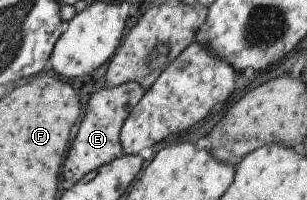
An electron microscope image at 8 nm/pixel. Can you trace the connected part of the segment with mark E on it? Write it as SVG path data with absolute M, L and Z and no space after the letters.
M129 81L116 87L104 87L104 90L99 90L89 97L83 118L77 128L77 134L65 154L65 162L61 168L61 178L67 184L75 184L88 172L97 170L101 165L123 154L118 134L129 111L139 102L143 93L142 88L136 82Z

